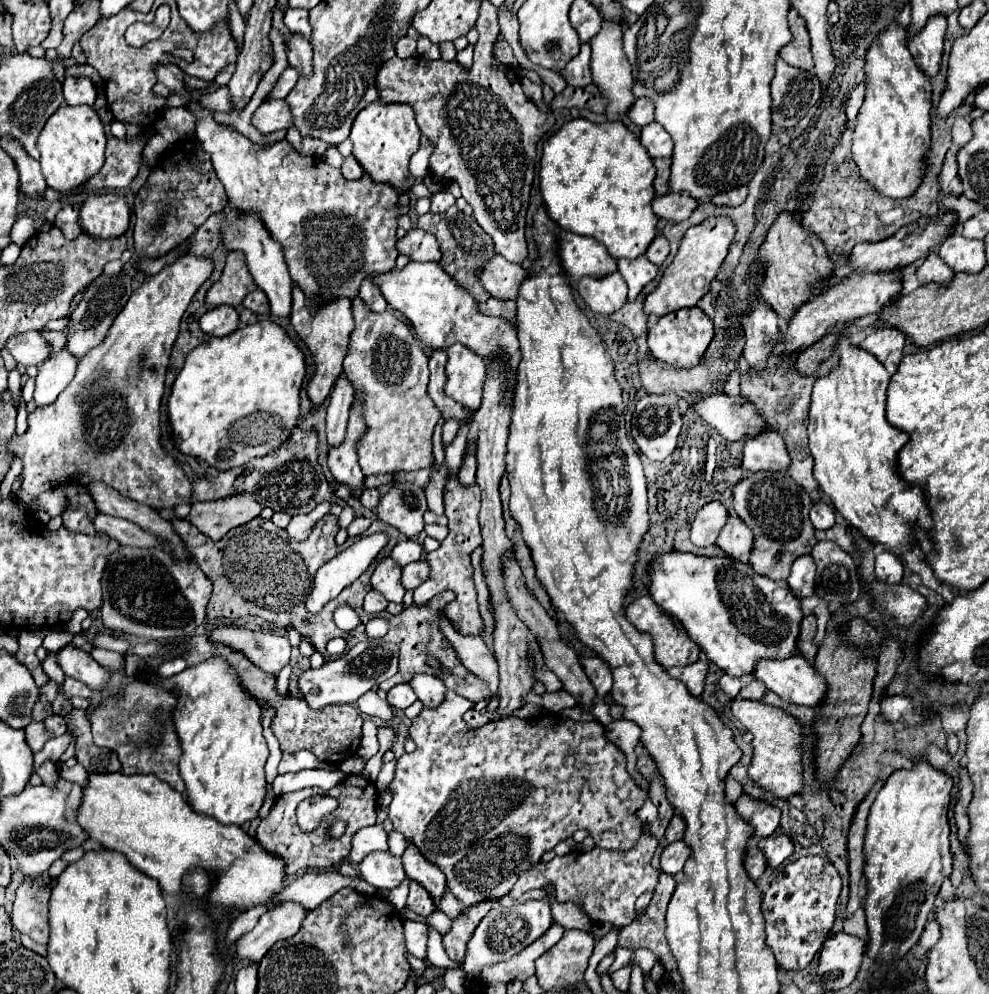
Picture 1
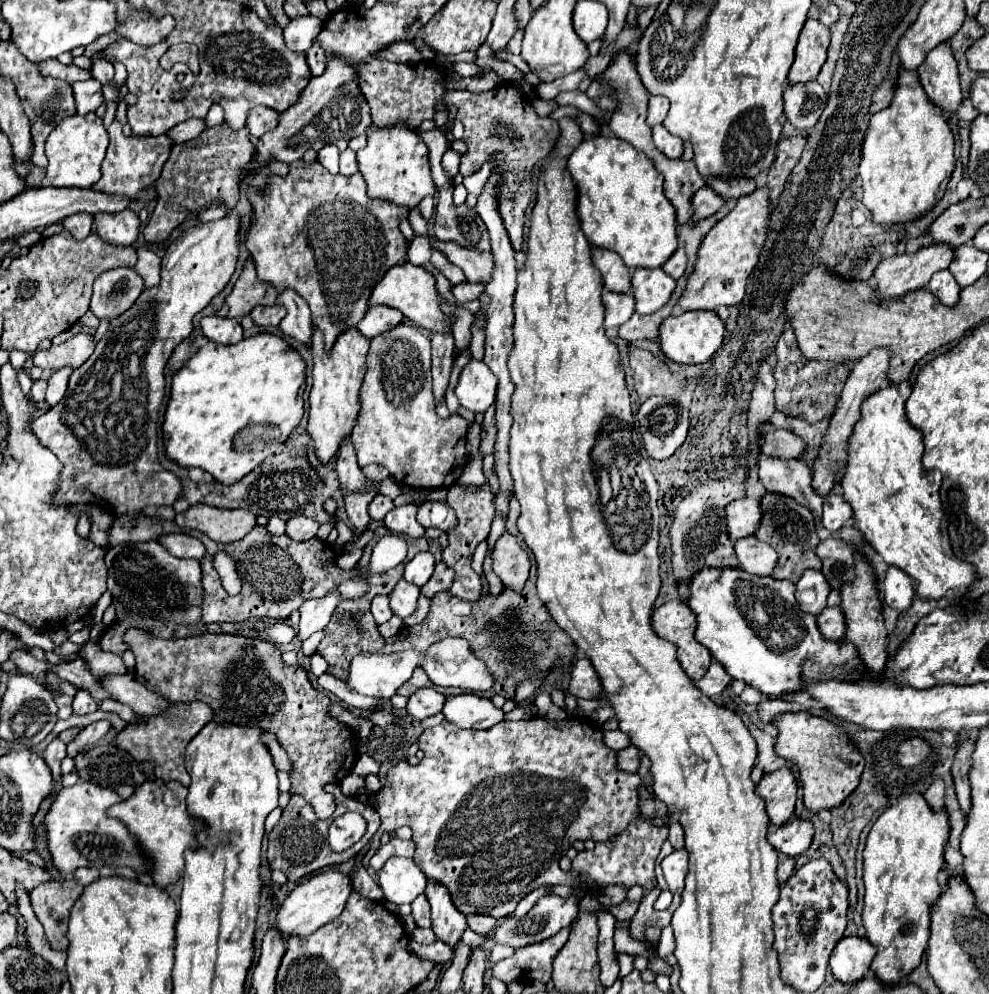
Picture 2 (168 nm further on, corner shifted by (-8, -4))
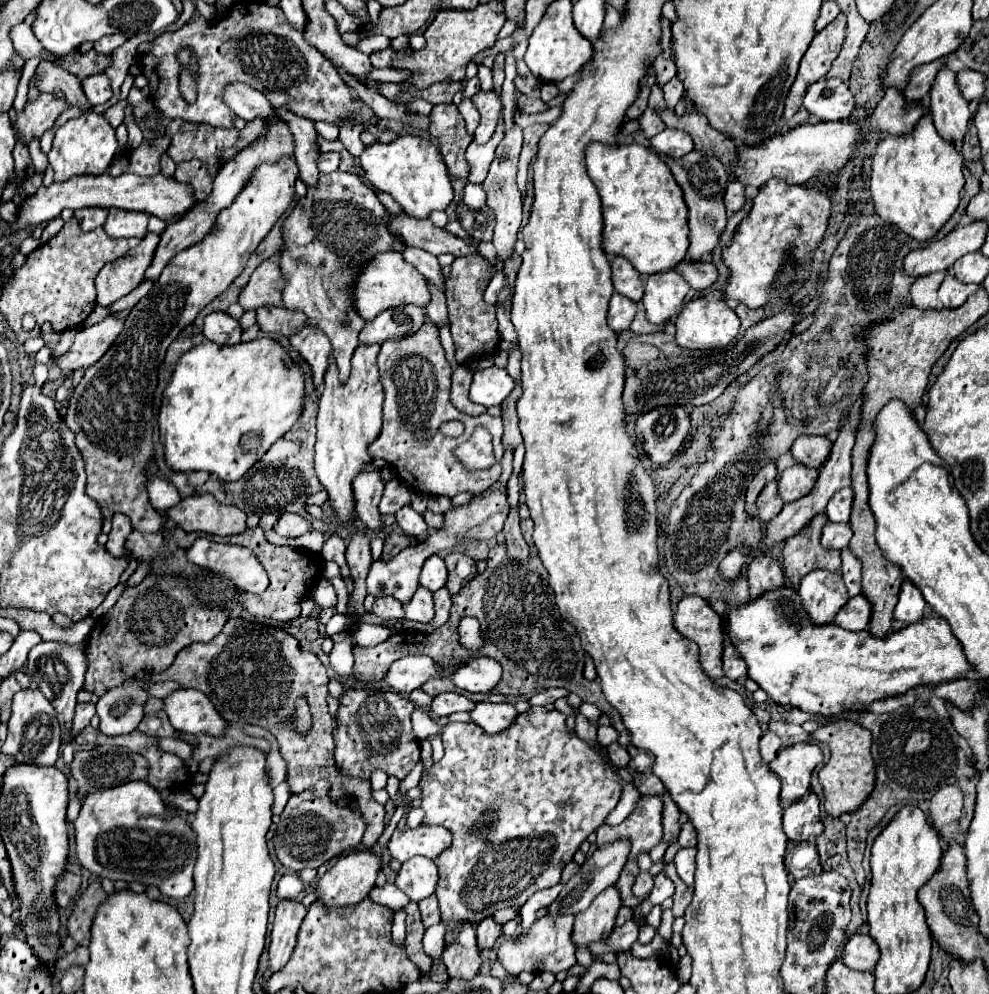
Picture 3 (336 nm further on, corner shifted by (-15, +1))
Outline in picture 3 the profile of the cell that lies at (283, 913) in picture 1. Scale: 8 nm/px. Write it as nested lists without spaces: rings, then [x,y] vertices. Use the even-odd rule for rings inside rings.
[[[366,849],[352,851],[344,857],[340,857],[316,883],[314,883],[314,893],[318,895],[318,903],[322,903],[326,909],[338,909],[338,907],[352,907],[364,899],[376,881],[376,873],[380,869],[380,859],[372,855]]]

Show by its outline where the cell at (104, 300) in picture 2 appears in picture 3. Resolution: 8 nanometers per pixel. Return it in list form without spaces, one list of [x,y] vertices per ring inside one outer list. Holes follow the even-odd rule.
[[[148,233],[138,247],[130,249],[124,257],[116,259],[114,263],[104,265],[96,277],[96,291],[98,291],[96,303],[112,305],[120,297],[128,295],[132,289],[136,289],[142,283],[144,273],[154,259],[156,247],[158,247],[158,235]],[[110,291],[116,293],[112,293],[110,297]]]

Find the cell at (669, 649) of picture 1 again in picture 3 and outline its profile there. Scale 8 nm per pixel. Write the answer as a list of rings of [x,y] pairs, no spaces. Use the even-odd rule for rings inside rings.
[[[684,597],[674,613],[674,627],[700,649],[700,665],[710,679],[722,677],[722,617],[698,597]]]

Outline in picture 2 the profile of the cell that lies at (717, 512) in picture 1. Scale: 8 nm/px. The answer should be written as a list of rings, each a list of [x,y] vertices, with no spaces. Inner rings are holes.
[[[745,496],[741,500],[731,502],[725,510],[731,540],[737,542],[739,538],[755,534],[755,530],[761,524],[761,516],[763,516],[763,512],[761,512],[761,500],[759,498],[747,498]]]

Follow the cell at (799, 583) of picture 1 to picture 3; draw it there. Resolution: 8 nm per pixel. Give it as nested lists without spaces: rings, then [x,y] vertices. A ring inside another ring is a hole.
[[[820,569],[808,573],[802,579],[798,593],[802,597],[804,609],[816,625],[832,623],[836,611],[840,611],[840,607],[848,601],[842,577],[838,573]]]

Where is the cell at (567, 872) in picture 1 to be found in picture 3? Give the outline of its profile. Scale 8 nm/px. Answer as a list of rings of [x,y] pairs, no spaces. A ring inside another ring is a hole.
[[[642,797],[638,807],[620,825],[602,825],[598,829],[598,847],[614,843],[618,839],[630,841],[628,861],[638,861],[640,853],[650,853],[662,843],[662,799]]]

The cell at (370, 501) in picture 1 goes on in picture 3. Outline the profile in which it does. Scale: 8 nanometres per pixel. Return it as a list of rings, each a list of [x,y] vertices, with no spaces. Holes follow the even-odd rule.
[[[390,479],[386,483],[386,489],[384,489],[384,495],[380,499],[380,513],[382,515],[394,515],[400,507],[408,505],[410,503],[410,495],[412,495],[412,489],[406,487],[400,479]]]

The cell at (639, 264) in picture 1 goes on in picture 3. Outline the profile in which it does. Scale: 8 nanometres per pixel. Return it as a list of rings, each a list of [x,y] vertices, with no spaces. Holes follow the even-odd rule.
[[[674,269],[650,275],[646,279],[642,297],[642,307],[646,311],[646,317],[656,325],[666,323],[670,317],[676,315],[678,311],[676,307],[682,305],[688,291],[690,285]]]

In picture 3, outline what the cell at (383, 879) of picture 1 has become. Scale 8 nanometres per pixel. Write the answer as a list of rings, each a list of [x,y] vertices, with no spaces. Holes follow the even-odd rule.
[[[416,855],[400,867],[394,885],[400,891],[404,891],[412,901],[420,901],[434,893],[436,879],[438,879],[438,871],[434,861]]]

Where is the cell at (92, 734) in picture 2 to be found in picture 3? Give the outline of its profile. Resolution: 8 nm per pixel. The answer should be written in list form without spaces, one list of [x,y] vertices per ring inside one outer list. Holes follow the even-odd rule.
[[[138,683],[122,685],[106,691],[96,703],[96,713],[100,717],[100,731],[104,735],[124,735],[132,733],[140,719],[144,717],[142,705],[148,693]]]

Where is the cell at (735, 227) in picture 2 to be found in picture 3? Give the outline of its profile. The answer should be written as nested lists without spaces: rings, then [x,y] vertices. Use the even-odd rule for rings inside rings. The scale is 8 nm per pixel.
[[[770,179],[764,183],[752,203],[750,213],[736,227],[736,233],[730,245],[722,251],[724,265],[730,271],[730,279],[722,291],[724,301],[740,301],[750,309],[758,309],[768,303],[768,289],[776,277],[776,271],[782,265],[782,259],[790,245],[794,245],[796,261],[802,259],[802,245],[808,245],[810,239],[820,239],[826,231],[830,215],[830,201],[818,191],[788,185],[780,179]]]

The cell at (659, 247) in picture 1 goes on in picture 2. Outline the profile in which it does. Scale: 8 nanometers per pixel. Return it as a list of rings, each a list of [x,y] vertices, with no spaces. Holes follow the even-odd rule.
[[[677,248],[675,254],[661,266],[669,276],[673,276],[675,280],[679,280],[683,274],[685,274],[685,268],[687,268],[687,254],[683,248]]]

